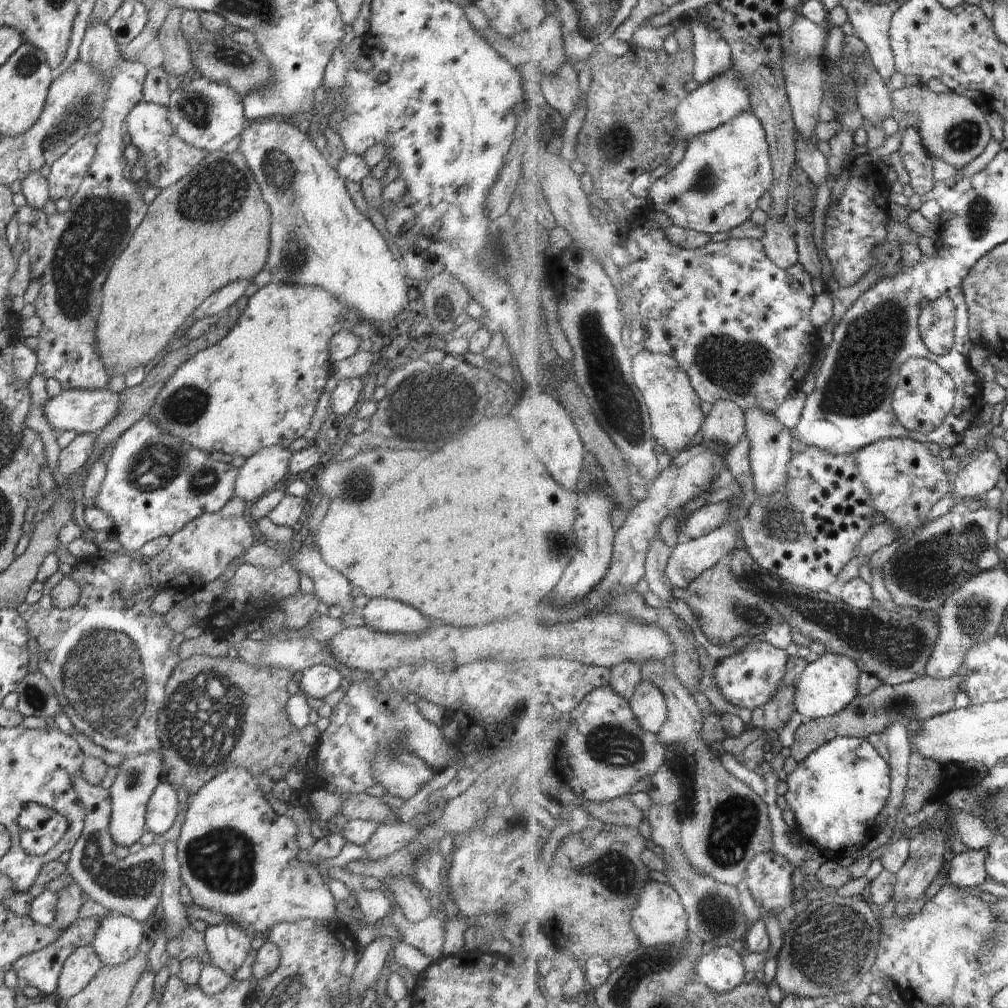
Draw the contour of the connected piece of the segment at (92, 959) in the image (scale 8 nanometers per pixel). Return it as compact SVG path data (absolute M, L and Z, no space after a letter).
M92 943L78 948L64 962L55 995L60 1000L68 1001L72 996L82 992L102 968L102 962Z

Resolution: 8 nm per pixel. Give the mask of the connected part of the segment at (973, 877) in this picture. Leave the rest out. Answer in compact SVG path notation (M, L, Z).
M969 849L953 858L946 873L953 884L962 889L978 887L988 880L987 861L989 857L988 849L980 851Z

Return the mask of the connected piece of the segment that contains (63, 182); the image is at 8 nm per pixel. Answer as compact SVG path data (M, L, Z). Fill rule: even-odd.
M96 135L84 136L73 146L66 150L54 164L50 165L48 175L49 196L52 201L59 198L70 198L76 194L84 174L88 171L94 152L96 151L98 138Z

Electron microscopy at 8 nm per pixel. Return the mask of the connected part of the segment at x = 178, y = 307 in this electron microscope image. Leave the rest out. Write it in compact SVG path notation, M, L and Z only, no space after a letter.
M223 151L208 154L190 174L160 192L160 195L154 202L148 205L148 212L140 226L136 228L136 232L134 232L130 243L126 246L124 252L118 256L116 262L114 262L114 266L112 266L110 273L107 275L106 282L104 282L101 291L102 303L95 337L96 352L98 352L102 364L104 368L106 368L106 372L108 372L109 382L107 389L110 390L110 392L114 392L114 394L123 392L122 380L124 380L126 372L130 372L130 370L134 370L134 368L138 368L138 366L148 369L155 363L168 350L168 346L170 346L173 340L175 340L175 334L178 332L178 329L206 298L209 298L214 292L217 292L230 282L248 280L248 278L253 280L260 271L267 267L270 247L270 228L270 210L268 210L266 202L262 200L262 194L260 194L260 188L256 186L256 180L254 180L254 176L252 176L252 170L248 168L244 156L237 151L232 154L226 154L226 152Z

